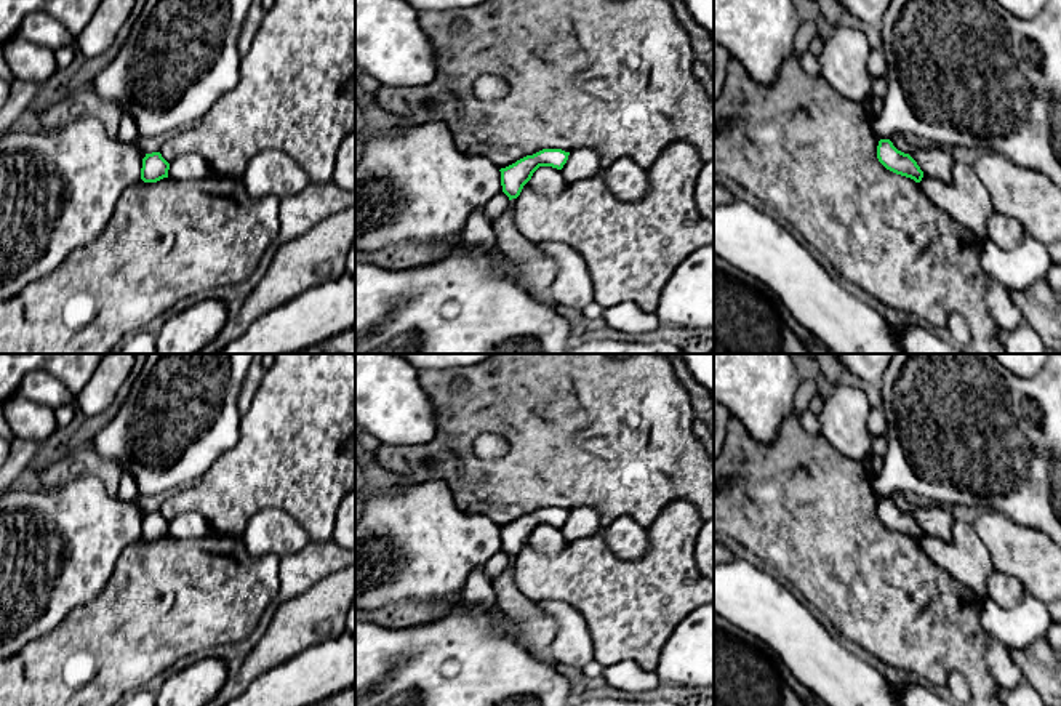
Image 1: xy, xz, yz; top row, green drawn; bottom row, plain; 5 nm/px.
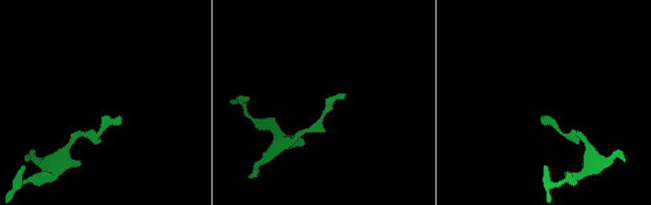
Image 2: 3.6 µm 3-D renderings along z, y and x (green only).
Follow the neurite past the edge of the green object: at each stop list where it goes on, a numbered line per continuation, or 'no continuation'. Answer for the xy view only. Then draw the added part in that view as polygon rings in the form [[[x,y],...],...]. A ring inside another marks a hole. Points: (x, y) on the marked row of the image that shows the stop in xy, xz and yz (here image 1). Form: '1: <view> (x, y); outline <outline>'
no continuation

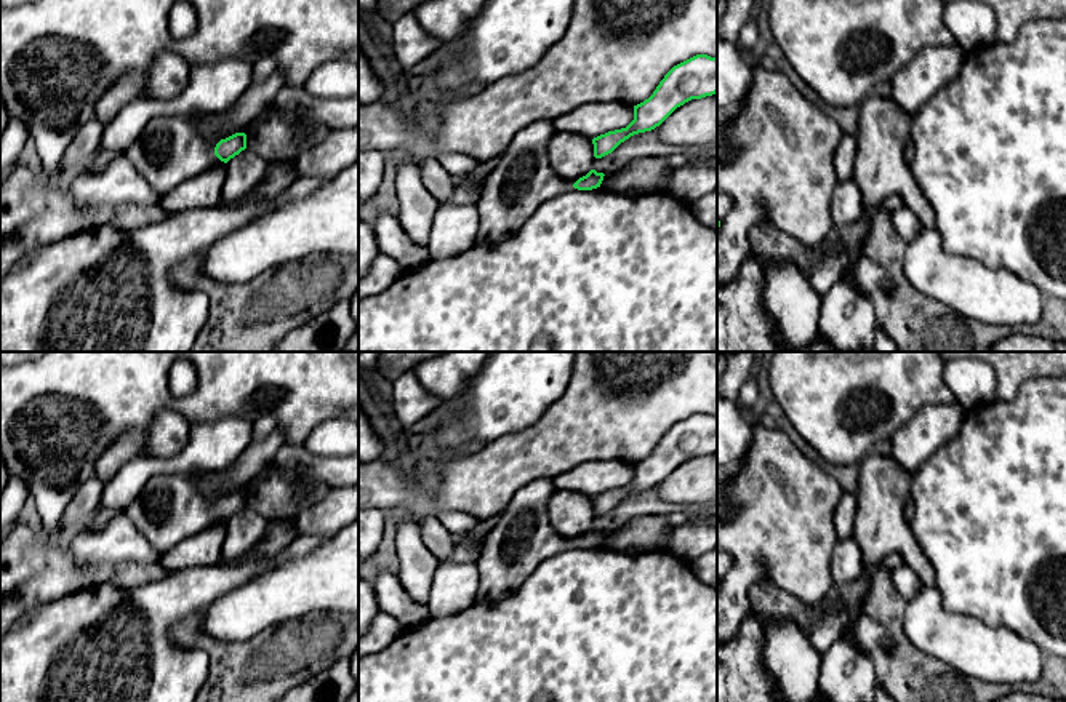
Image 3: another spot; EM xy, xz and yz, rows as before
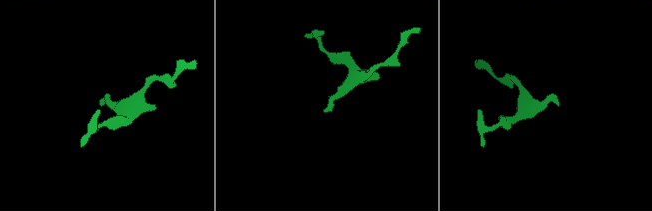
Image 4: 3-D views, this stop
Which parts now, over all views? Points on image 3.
1: xy (170, 151); outline [[[158,115],[122,155],[163,197],[205,171],[213,163],[214,147],[189,117]]]

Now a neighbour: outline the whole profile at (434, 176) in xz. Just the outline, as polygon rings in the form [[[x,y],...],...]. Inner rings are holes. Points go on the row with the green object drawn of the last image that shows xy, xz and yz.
[[[434,157],[418,160],[421,181],[424,187],[440,201],[447,201],[455,187],[456,179]]]

